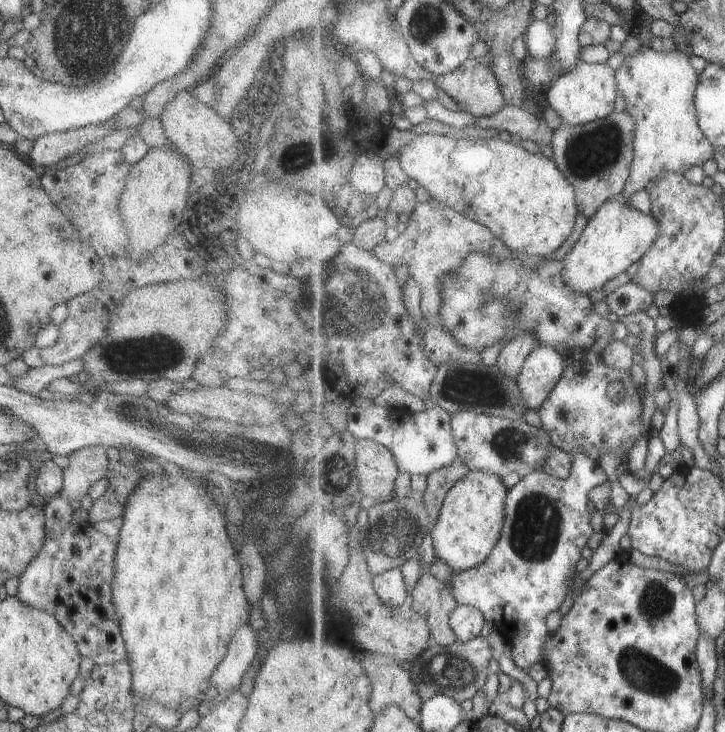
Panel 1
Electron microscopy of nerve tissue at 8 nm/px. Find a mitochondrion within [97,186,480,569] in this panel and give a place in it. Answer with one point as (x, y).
(355, 304)

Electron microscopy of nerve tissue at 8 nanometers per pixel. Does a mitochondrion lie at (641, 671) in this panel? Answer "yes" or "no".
yes

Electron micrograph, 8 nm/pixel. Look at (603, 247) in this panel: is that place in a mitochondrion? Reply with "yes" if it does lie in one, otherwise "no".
no

